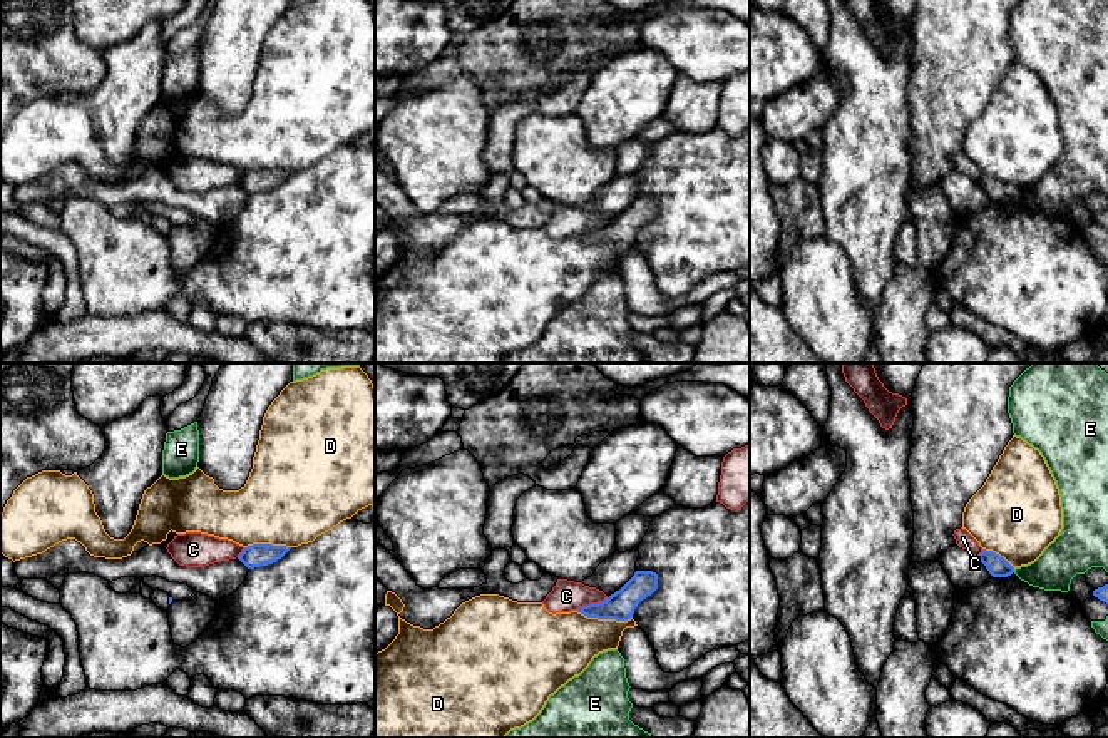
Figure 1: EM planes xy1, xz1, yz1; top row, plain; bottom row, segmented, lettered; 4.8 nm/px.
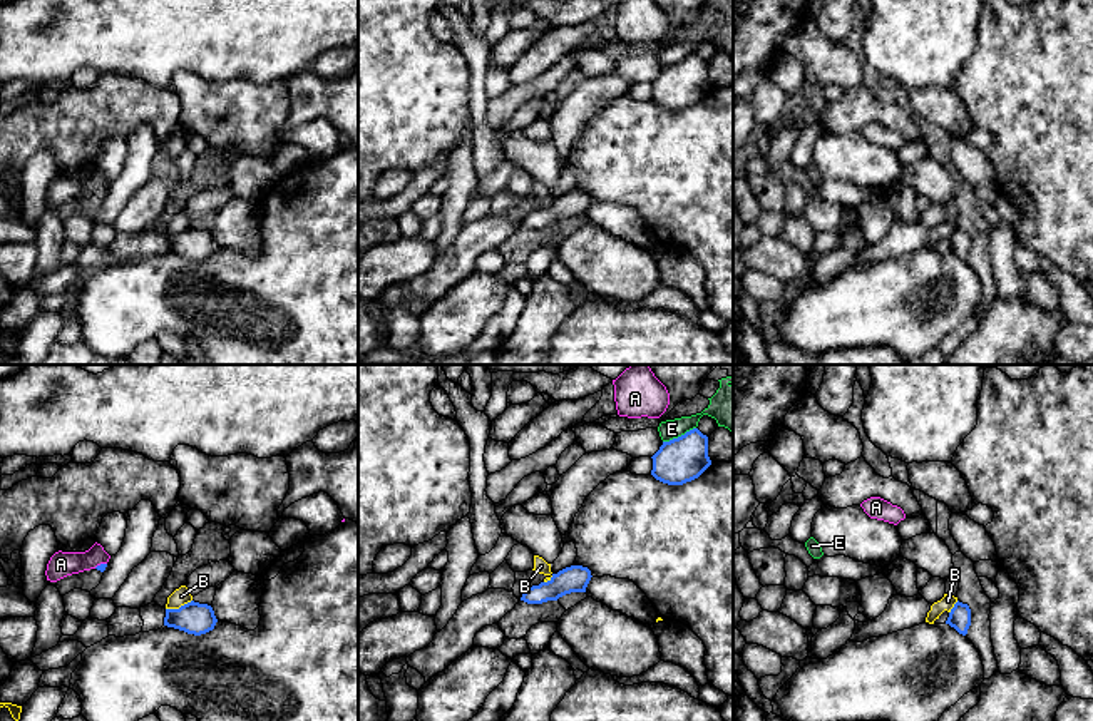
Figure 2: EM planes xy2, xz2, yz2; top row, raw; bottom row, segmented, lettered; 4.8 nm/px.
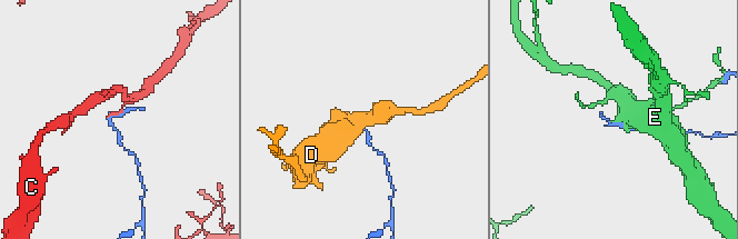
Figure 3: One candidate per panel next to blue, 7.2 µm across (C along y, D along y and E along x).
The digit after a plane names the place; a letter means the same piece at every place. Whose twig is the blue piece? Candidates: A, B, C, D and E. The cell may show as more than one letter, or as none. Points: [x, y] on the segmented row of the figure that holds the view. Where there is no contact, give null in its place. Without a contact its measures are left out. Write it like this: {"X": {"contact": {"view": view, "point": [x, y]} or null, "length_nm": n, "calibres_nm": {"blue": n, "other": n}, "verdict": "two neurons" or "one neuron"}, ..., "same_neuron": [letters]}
{"A": {"contact": {"view": "xy2", "point": [101, 564]}, "length_nm": 70, "calibres_nm": {"blue": 40, "other": 120}, "verdict": "two neurons"}, "B": {"contact": {"view": "xy2", "point": [179, 608]}, "length_nm": 140, "calibres_nm": {"blue": 160, "other": 90}, "verdict": "two neurons"}, "C": {"contact": {"view": "xz1", "point": [591, 604]}, "length_nm": 170, "calibres_nm": {"blue": 140, "other": 150}, "verdict": "two neurons"}, "D": {"contact": {"view": "xz1", "point": [605, 618]}, "length_nm": 280, "calibres_nm": {"blue": 140, "other": 320}, "verdict": "two neurons"}, "E": {"contact": {"view": "xz2", "point": [678, 437]}, "length_nm": 180, "calibres_nm": {"blue": 220, "other": 120}, "verdict": "two neurons"}, "same_neuron": []}

